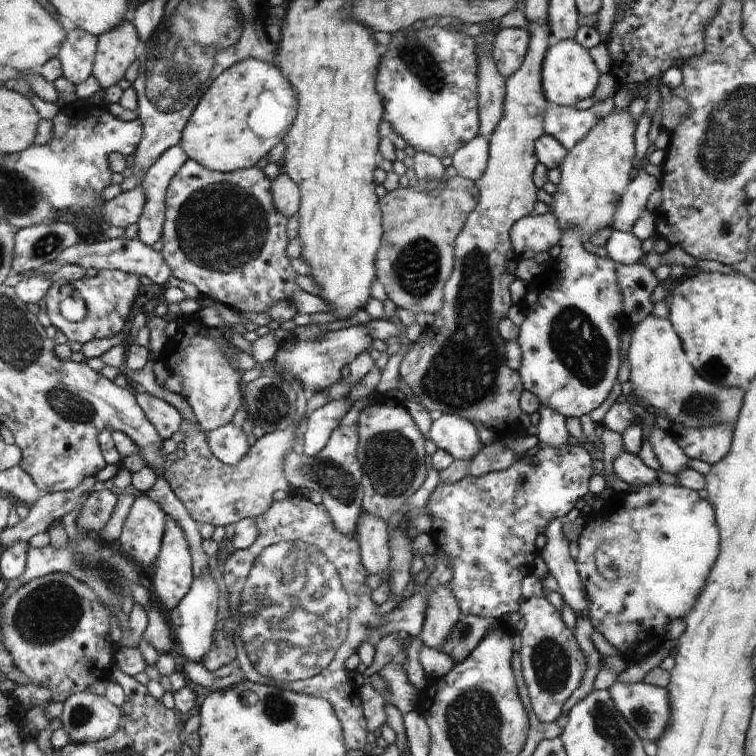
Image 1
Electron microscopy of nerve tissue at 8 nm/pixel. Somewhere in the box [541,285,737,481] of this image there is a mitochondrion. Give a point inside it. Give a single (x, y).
(582, 349)

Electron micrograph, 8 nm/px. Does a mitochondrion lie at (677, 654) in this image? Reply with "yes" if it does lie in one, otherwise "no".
no

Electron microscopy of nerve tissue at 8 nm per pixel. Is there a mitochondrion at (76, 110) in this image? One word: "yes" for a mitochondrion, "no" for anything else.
no

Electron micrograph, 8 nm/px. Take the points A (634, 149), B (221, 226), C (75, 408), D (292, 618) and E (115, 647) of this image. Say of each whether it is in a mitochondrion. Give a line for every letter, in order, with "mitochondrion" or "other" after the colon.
A: other
B: mitochondrion
C: mitochondrion
D: mitochondrion
E: other

